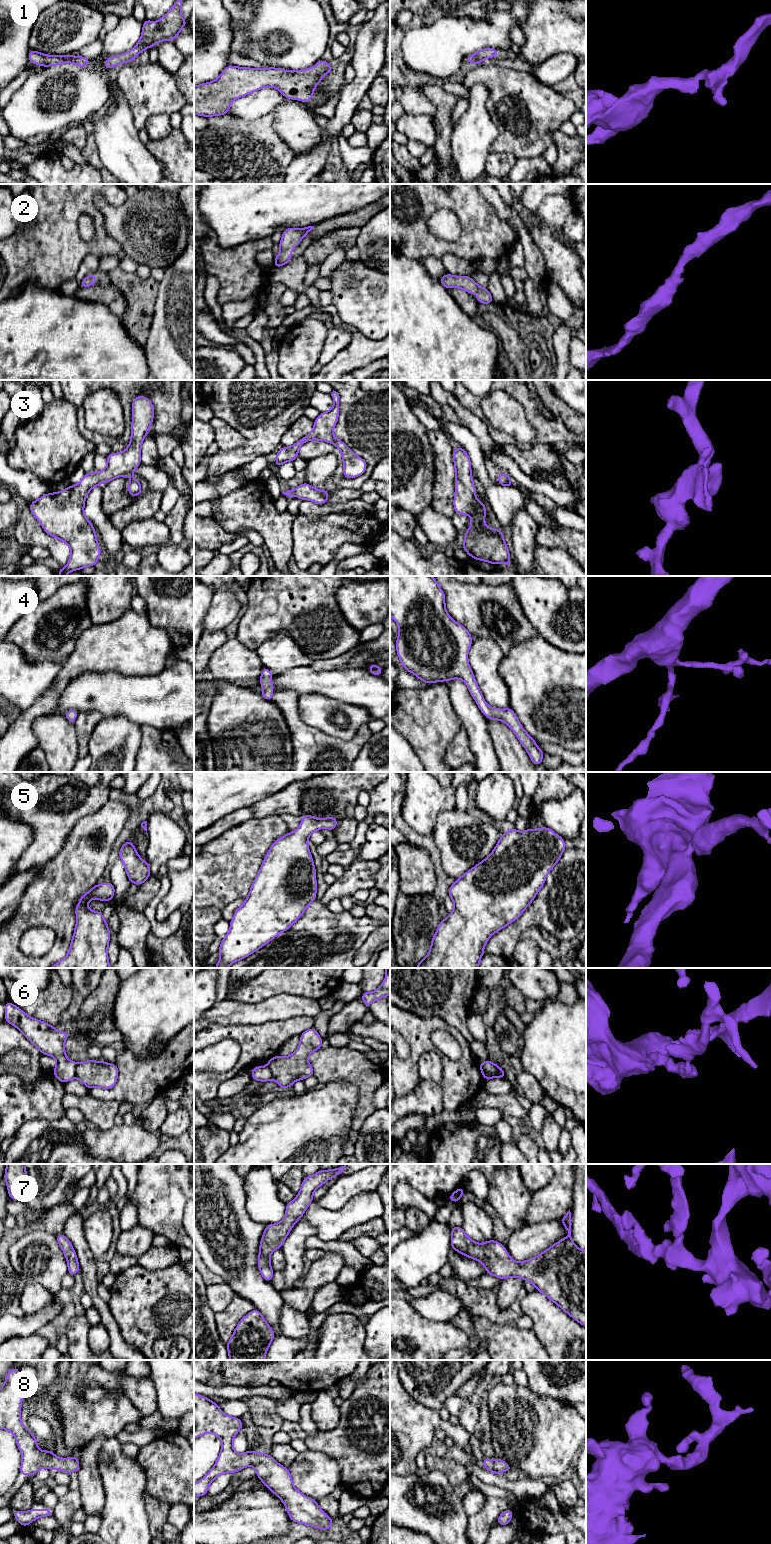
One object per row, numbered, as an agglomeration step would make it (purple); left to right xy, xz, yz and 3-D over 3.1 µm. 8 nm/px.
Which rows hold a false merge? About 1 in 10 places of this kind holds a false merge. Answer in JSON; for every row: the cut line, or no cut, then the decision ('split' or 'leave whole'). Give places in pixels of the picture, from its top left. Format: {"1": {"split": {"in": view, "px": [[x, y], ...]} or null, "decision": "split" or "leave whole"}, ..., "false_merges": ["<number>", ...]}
{"1": {"split": null, "decision": "leave whole"}, "2": {"split": null, "decision": "leave whole"}, "3": {"split": null, "decision": "leave whole"}, "4": {"split": null, "decision": "leave whole"}, "5": {"split": null, "decision": "leave whole"}, "6": {"split": {"in": "xy", "px": [[77, 1064], [75, 1076]]}, "decision": "split"}, "7": {"split": null, "decision": "leave whole"}, "8": {"split": null, "decision": "leave whole"}, "false_merges": ["6"]}

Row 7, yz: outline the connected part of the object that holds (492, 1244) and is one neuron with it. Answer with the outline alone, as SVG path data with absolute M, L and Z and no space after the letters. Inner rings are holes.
M570 1210L561 1220L568 1232L567 1237L557 1241L538 1256L523 1262L514 1261L508 1255L505 1246L494 1239L482 1244L476 1243L466 1235L463 1227L450 1227L451 1248L461 1255L481 1262L486 1269L486 1274L494 1275L501 1280L517 1277L532 1283L536 1290L557 1304L579 1324L586 1326L586 1250L579 1249L572 1241Z

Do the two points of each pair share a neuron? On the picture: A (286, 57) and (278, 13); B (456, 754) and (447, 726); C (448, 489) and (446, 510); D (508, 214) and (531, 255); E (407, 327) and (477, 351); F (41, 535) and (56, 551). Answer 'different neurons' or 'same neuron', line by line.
A: same neuron
B: different neurons
C: same neuron
D: same neuron
E: same neuron
F: same neuron

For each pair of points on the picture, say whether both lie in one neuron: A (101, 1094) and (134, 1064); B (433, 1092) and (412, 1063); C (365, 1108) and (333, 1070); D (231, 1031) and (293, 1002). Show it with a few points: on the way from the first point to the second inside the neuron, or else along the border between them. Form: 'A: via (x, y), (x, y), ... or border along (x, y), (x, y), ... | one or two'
A: via (111, 1094), (133, 1074) | one
B: border along (420, 1079), (403, 1096) | two
C: via (365, 1095), (365, 1087), (346, 1070) | one
D: border along (270, 1021), (263, 1023), (223, 1024) | two

